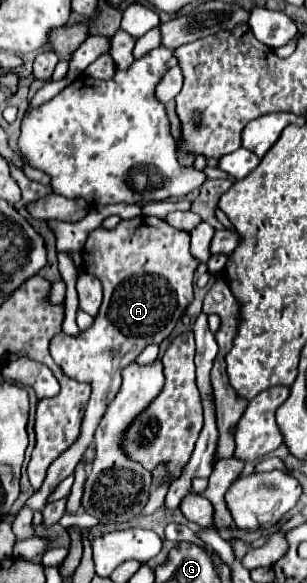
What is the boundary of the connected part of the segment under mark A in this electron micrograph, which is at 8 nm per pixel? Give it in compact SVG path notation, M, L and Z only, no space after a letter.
M141 215L141 217L129 219L129 221L121 221L115 229L97 227L89 233L81 255L83 255L83 271L93 277L99 277L99 281L103 285L103 305L99 309L99 315L95 317L93 327L83 331L79 337L69 337L65 333L55 335L51 339L51 355L53 355L53 361L63 369L63 373L67 377L91 383L93 393L91 393L91 399L89 399L89 405L87 405L85 417L83 417L79 439L65 453L61 453L61 457L57 457L57 461L53 461L41 489L35 491L25 501L25 507L31 507L33 513L41 513L45 509L49 493L53 493L53 489L65 477L73 475L75 465L79 463L79 459L83 457L87 447L93 443L93 435L95 435L95 429L97 429L101 417L105 415L105 407L117 395L117 389L121 387L121 369L125 369L125 365L129 365L147 345L161 343L165 337L169 337L169 333L175 329L177 321L181 319L183 311L193 301L193 273L199 263L189 253L189 233L171 227L163 219Z

